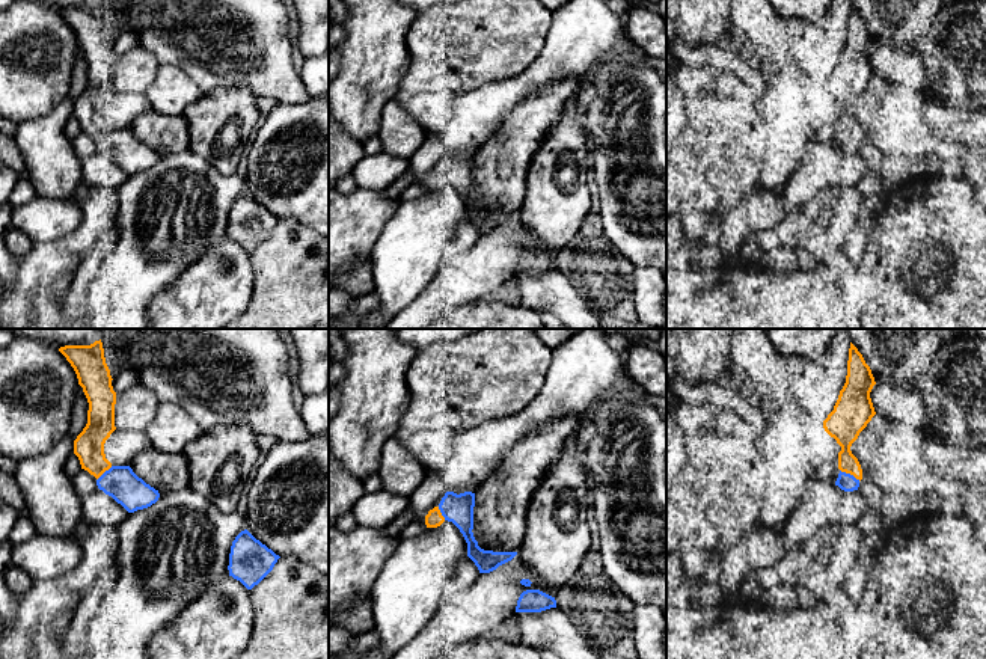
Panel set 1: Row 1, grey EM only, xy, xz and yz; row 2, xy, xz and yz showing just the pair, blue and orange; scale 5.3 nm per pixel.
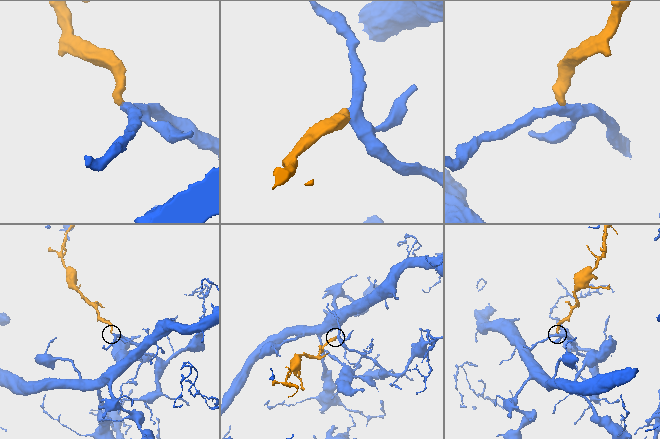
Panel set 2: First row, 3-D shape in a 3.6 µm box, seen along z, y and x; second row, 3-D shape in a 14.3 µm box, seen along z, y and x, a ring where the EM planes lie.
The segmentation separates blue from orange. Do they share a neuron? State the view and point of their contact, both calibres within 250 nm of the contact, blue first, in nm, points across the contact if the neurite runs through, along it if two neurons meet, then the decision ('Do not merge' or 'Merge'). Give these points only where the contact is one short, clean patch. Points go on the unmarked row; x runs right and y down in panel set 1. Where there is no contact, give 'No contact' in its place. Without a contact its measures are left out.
Touches blue at yz (849, 136). Thickness 90 nm (blue) against 170 nm. Merge

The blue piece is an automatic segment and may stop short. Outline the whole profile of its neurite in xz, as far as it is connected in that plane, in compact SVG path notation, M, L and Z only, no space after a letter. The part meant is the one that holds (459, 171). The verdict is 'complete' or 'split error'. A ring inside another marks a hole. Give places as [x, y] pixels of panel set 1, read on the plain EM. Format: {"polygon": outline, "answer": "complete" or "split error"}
{"polygon": "M446 154L440 166L428 173L425 178L427 190L437 190L445 182L452 184L463 196L467 205L467 219L475 225L479 235L490 235L499 228L511 223L517 214L493 214L484 213L478 208L473 199L473 169L475 155L454 155Z", "answer": "split error"}

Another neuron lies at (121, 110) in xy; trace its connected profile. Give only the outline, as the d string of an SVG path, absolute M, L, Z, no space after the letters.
M115 92L104 106L104 116L112 128L130 128L136 118L151 109L145 93Z

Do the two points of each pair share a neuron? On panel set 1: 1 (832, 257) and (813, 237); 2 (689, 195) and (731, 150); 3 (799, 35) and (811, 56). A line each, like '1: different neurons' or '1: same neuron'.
1: same neuron
2: same neuron
3: same neuron

